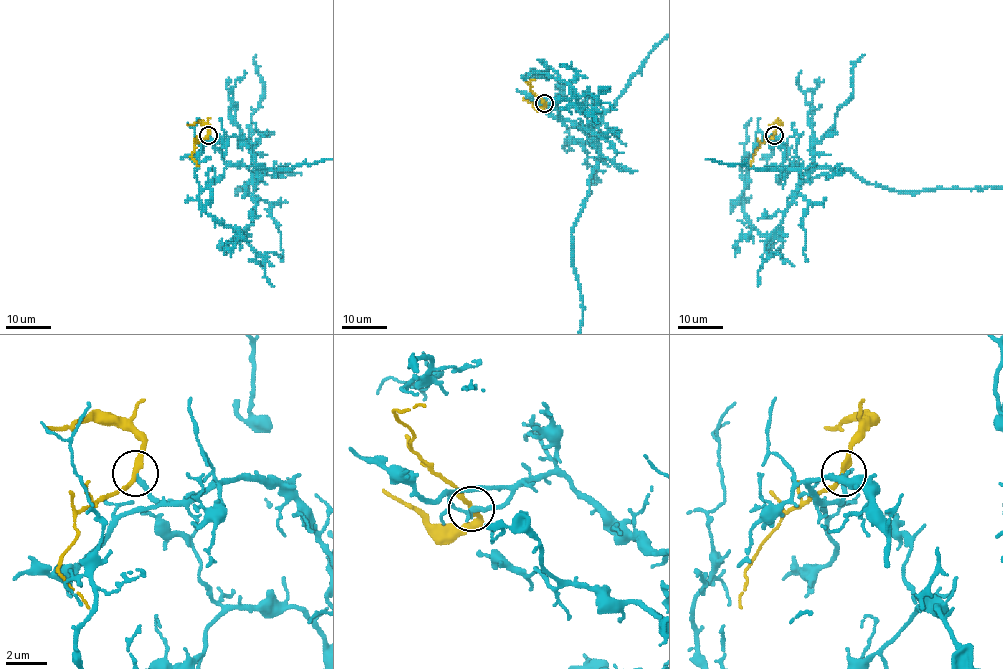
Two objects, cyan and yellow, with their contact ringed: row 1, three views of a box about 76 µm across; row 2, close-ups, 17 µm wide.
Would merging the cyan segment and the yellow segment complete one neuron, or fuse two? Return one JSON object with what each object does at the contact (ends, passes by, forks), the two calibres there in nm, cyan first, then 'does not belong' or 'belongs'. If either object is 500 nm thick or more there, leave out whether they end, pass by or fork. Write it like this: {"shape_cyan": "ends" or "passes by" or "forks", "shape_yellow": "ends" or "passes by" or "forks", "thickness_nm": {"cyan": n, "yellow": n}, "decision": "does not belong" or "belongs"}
{"shape_cyan": "ends", "shape_yellow": "passes by", "thickness_nm": {"cyan": 280, "yellow": 240}, "decision": "does not belong"}

